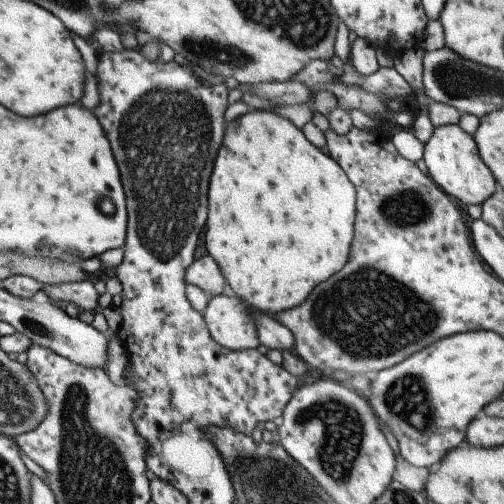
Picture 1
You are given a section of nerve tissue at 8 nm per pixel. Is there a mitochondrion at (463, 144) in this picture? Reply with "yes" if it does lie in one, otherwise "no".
no

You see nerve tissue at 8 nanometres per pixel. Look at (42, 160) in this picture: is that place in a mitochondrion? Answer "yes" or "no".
no

